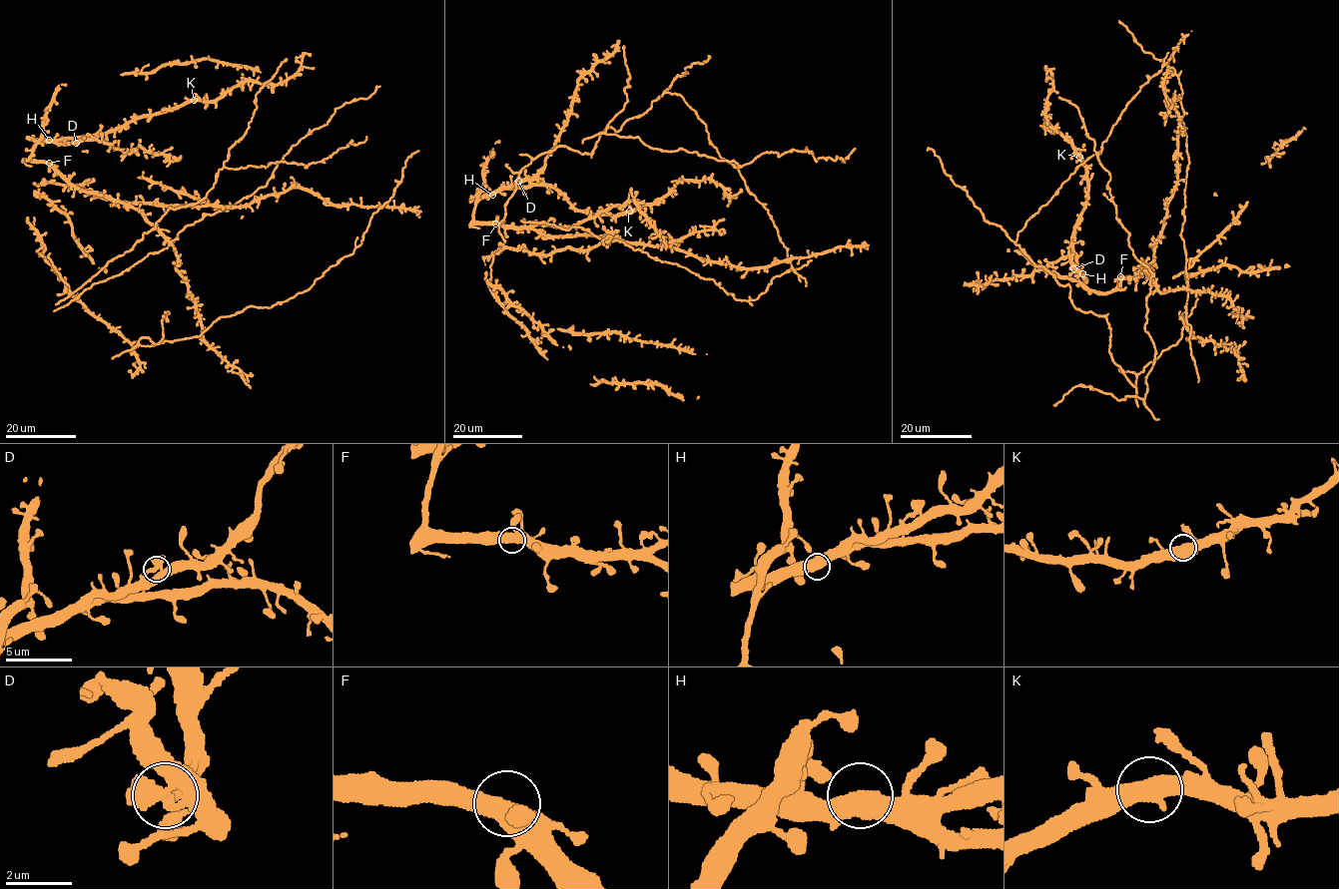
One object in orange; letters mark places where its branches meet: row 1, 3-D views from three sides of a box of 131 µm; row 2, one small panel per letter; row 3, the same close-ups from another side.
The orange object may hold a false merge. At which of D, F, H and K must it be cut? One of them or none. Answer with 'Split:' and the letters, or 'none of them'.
Split: none of them

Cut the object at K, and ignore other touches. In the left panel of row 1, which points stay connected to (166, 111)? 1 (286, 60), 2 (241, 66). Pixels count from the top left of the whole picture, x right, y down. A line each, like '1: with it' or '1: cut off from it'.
1: with it
2: with it

